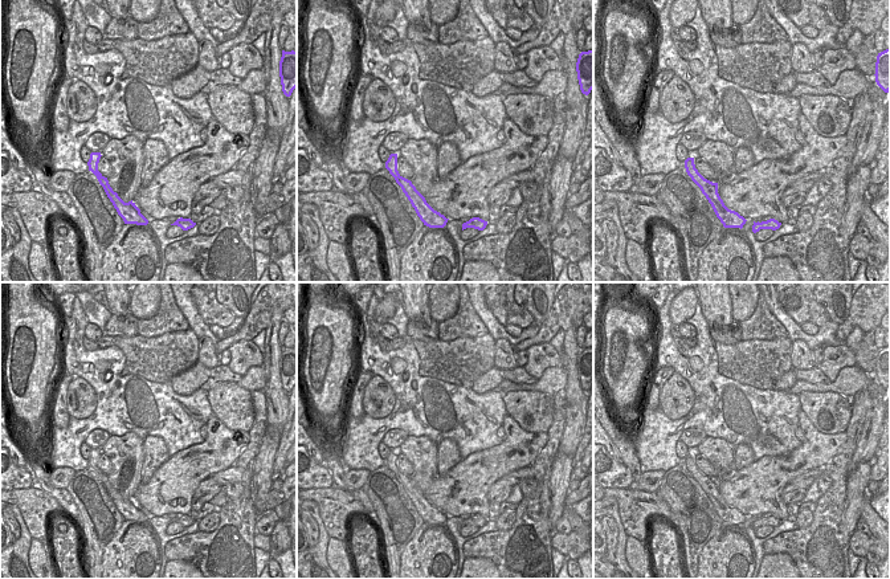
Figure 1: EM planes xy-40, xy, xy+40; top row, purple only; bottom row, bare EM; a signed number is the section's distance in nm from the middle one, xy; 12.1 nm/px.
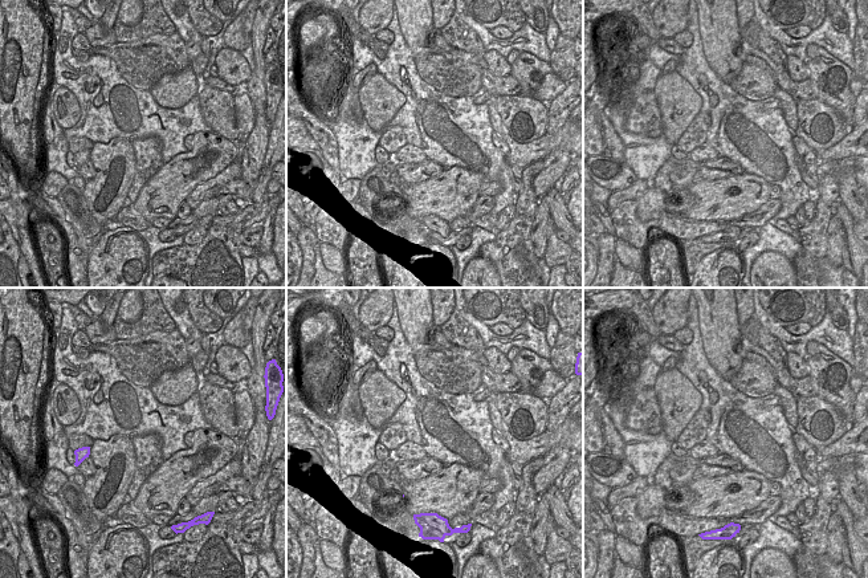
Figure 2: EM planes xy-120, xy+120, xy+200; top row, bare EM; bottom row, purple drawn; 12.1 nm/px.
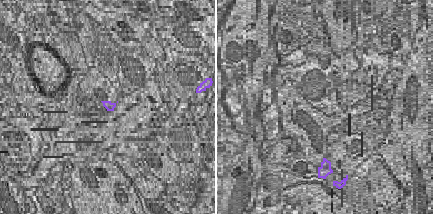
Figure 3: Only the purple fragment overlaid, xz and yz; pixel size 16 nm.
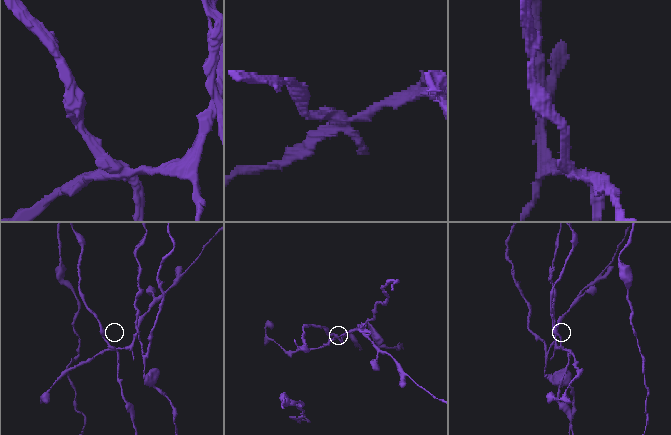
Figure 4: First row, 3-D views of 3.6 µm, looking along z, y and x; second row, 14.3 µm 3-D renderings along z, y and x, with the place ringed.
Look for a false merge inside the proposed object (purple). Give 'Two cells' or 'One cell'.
Two cells

